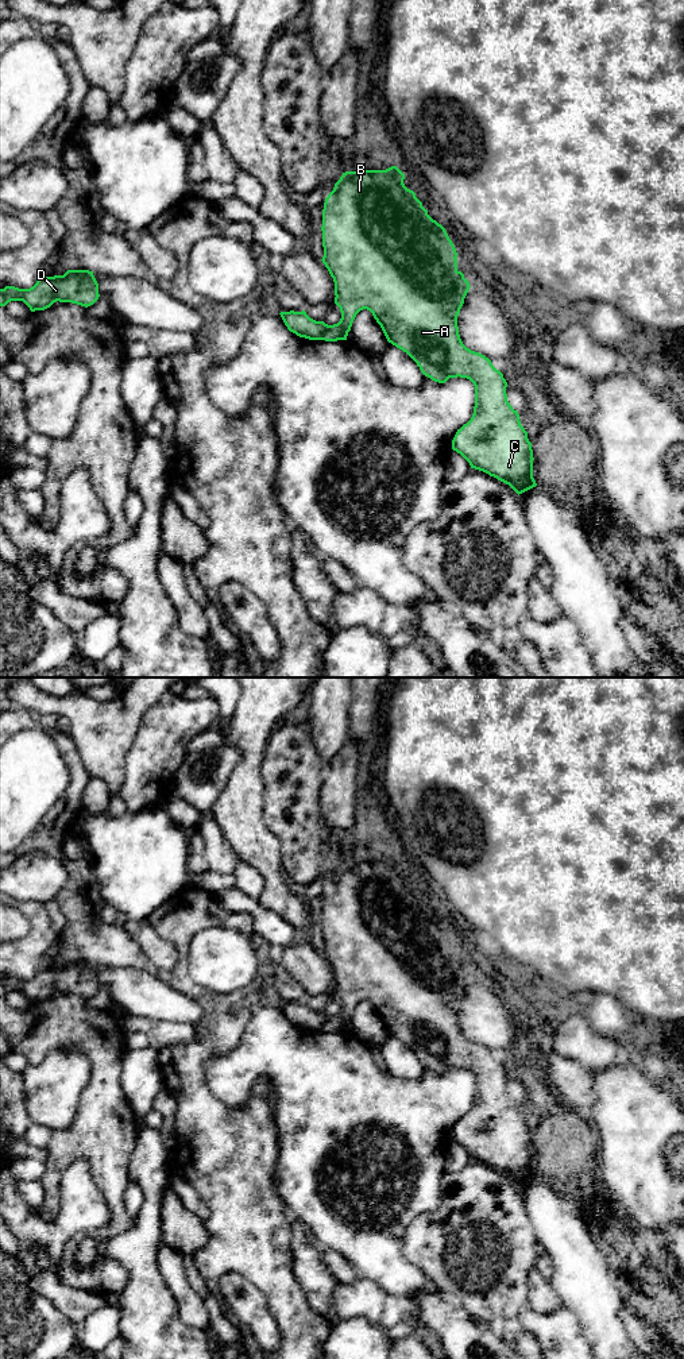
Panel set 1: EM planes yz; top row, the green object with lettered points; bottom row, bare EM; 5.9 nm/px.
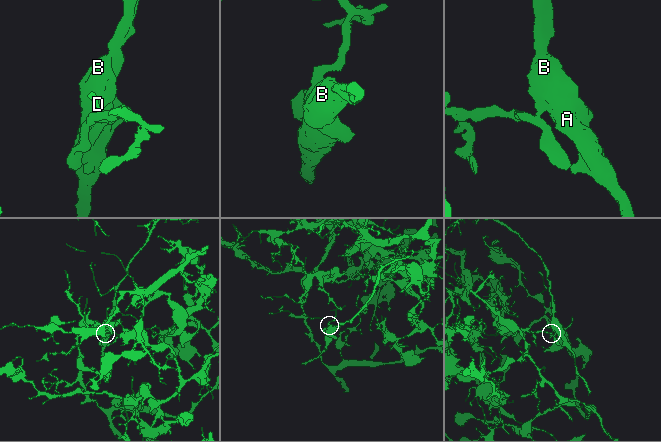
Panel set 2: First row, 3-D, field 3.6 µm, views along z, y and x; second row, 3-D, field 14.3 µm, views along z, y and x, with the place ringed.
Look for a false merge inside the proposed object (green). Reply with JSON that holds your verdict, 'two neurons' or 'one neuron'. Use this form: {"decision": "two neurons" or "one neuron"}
{"decision": "two neurons"}

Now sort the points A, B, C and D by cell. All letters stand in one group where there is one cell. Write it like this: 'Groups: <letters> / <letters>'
Groups: A B C / D

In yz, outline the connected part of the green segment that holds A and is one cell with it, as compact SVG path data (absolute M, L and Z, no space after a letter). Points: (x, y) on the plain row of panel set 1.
M391 857L386 861L345 862L340 868L340 870L335 875L333 881L325 889L322 900L322 918L321 918L324 947L321 951L328 960L331 968L333 969L335 987L336 987L335 995L340 999L341 1009L337 1015L329 1018L322 1031L325 1032L340 1031L343 1023L351 1022L356 1005L360 1001L367 1000L372 1004L374 1009L380 1016L387 1032L395 1036L397 1039L402 1041L403 1043L406 1043L417 1054L417 1057L420 1058L421 1063L425 1067L438 1074L445 1074L449 1069L457 1069L457 1067L469 1070L475 1077L474 1105L467 1115L464 1115L460 1120L457 1120L452 1131L452 1140L460 1144L469 1154L471 1159L483 1162L490 1167L496 1169L498 1171L509 1175L519 1186L537 1177L533 1169L534 1148L532 1134L528 1130L528 1123L521 1116L518 1103L514 1101L507 1092L506 1085L507 1073L503 1069L503 1065L492 1057L488 1049L486 1049L479 1043L471 1042L463 1035L460 1030L457 1007L464 995L464 989L471 978L469 973L464 969L464 965L457 961L457 950L456 950L457 943L445 919L428 906L428 902L422 897L422 893L416 888L416 884L405 877L403 870L405 865L397 857Z

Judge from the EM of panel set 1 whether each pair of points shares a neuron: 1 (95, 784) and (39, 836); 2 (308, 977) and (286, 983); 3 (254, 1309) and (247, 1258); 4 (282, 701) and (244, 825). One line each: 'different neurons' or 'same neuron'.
1: different neurons
2: different neurons
3: different neurons
4: same neuron

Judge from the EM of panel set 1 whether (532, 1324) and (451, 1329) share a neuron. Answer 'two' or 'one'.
two

